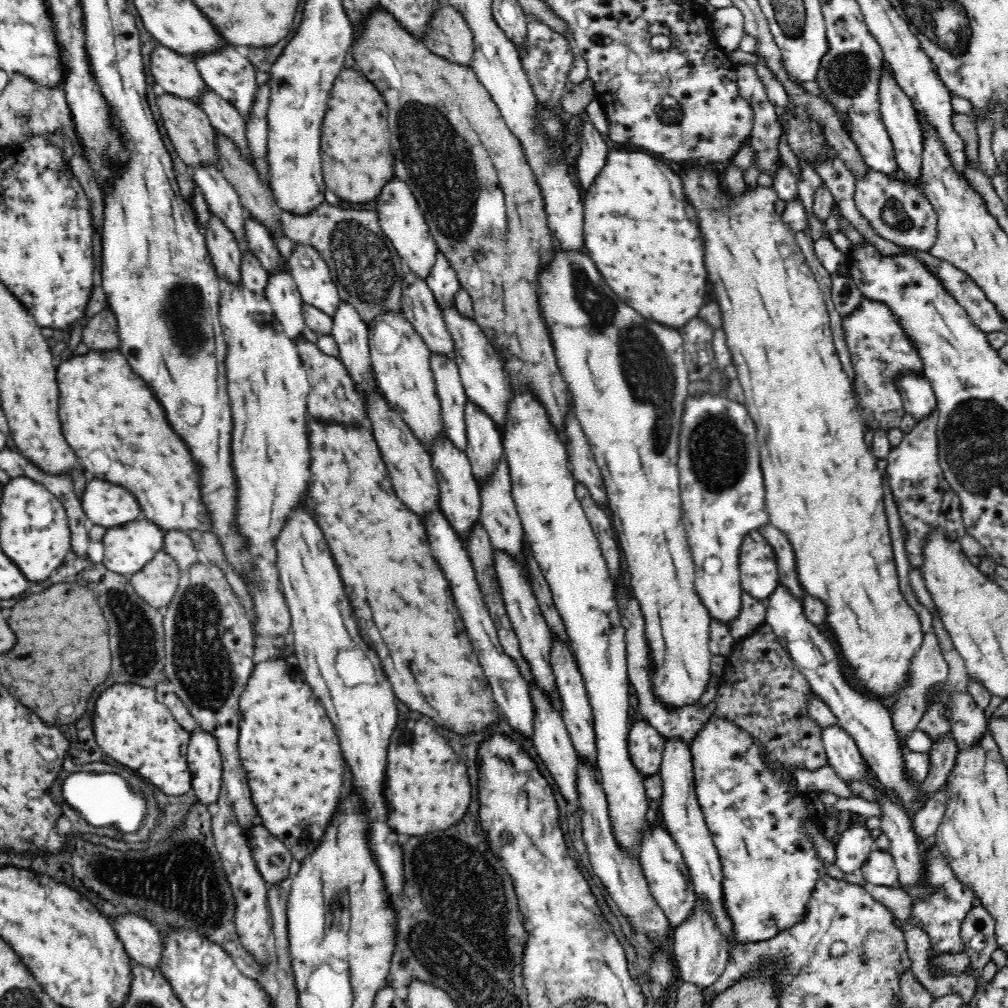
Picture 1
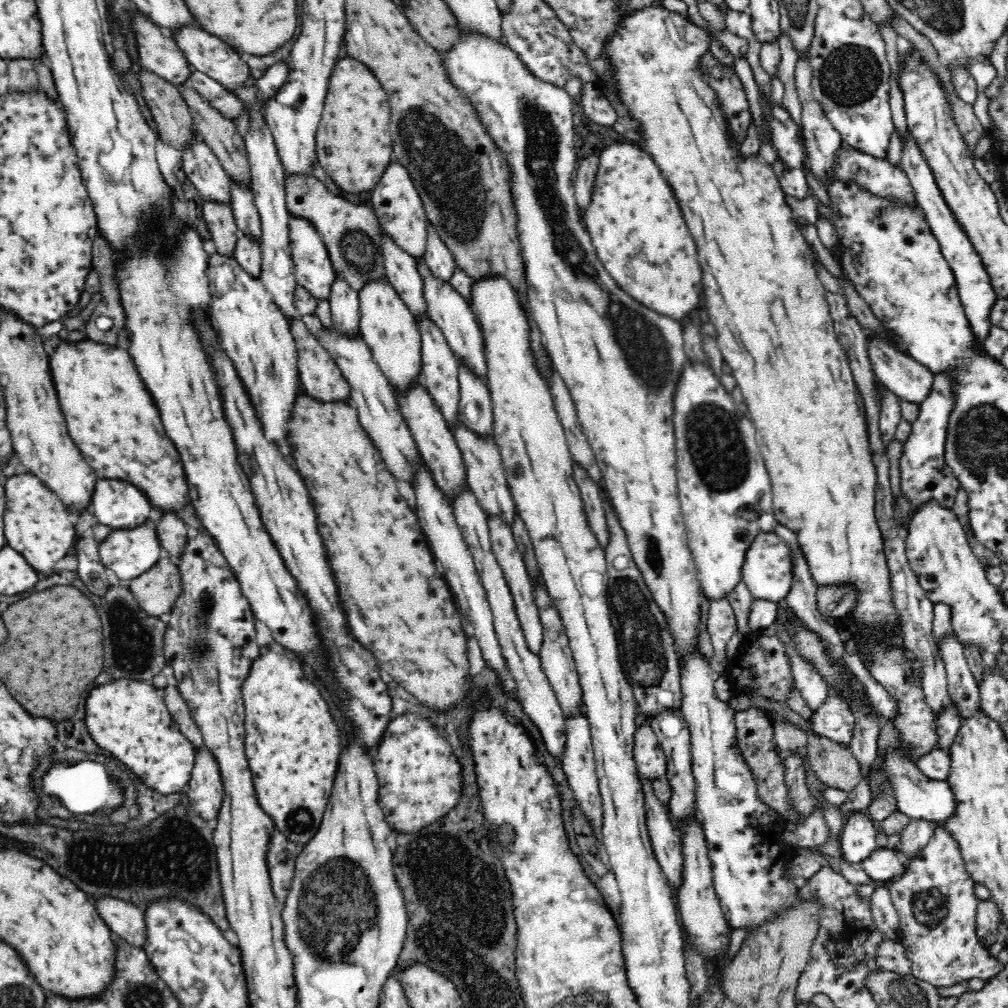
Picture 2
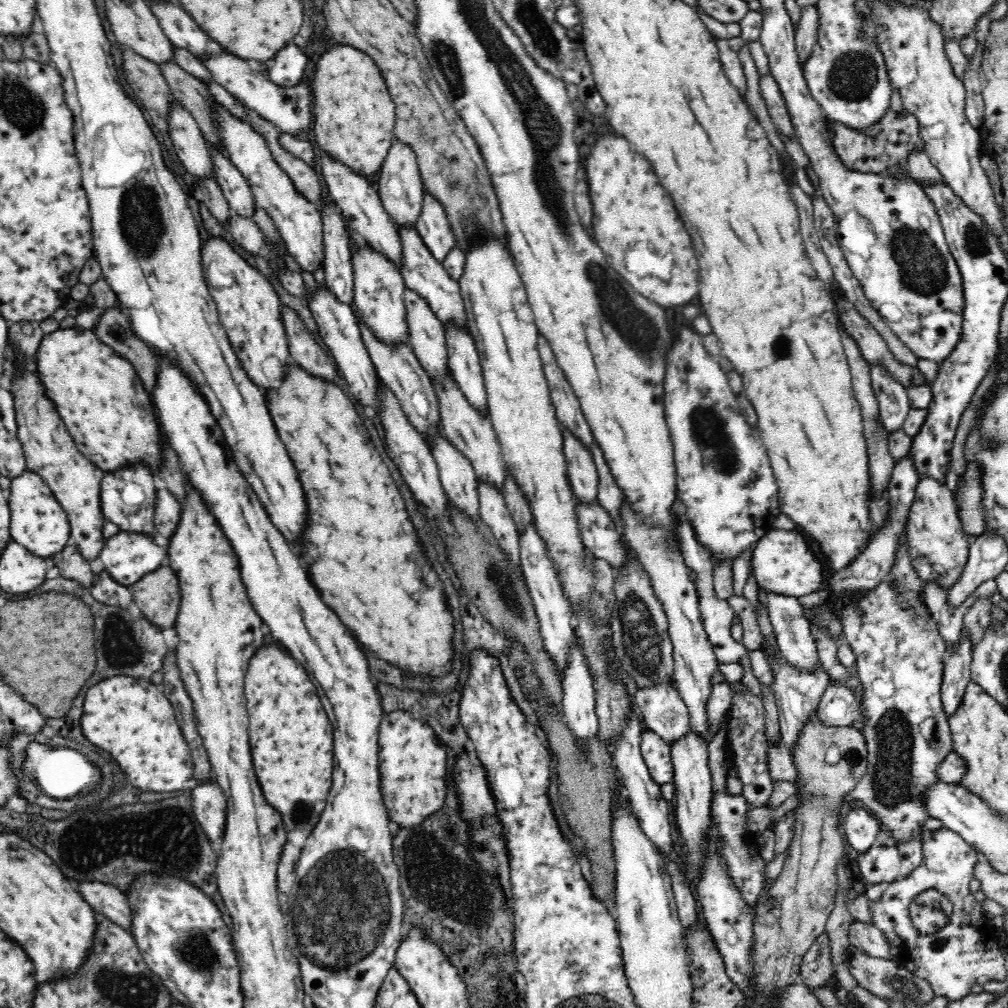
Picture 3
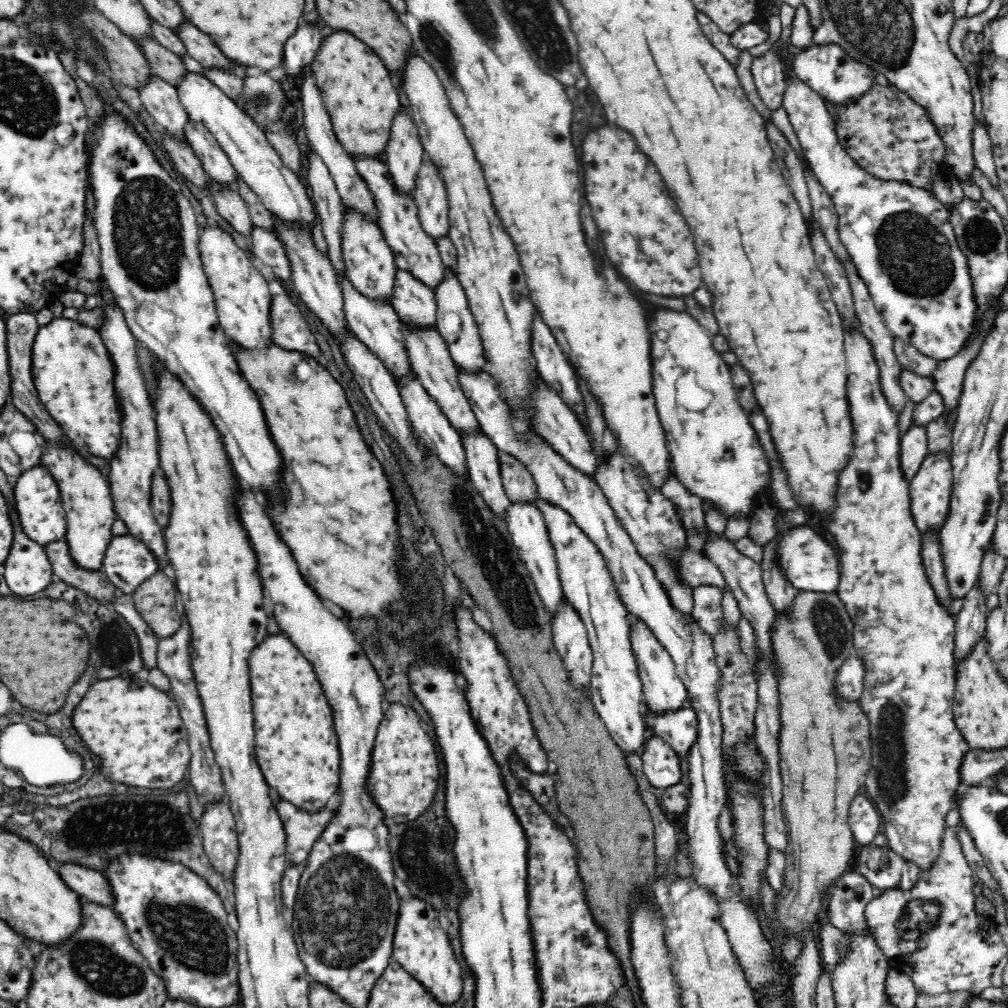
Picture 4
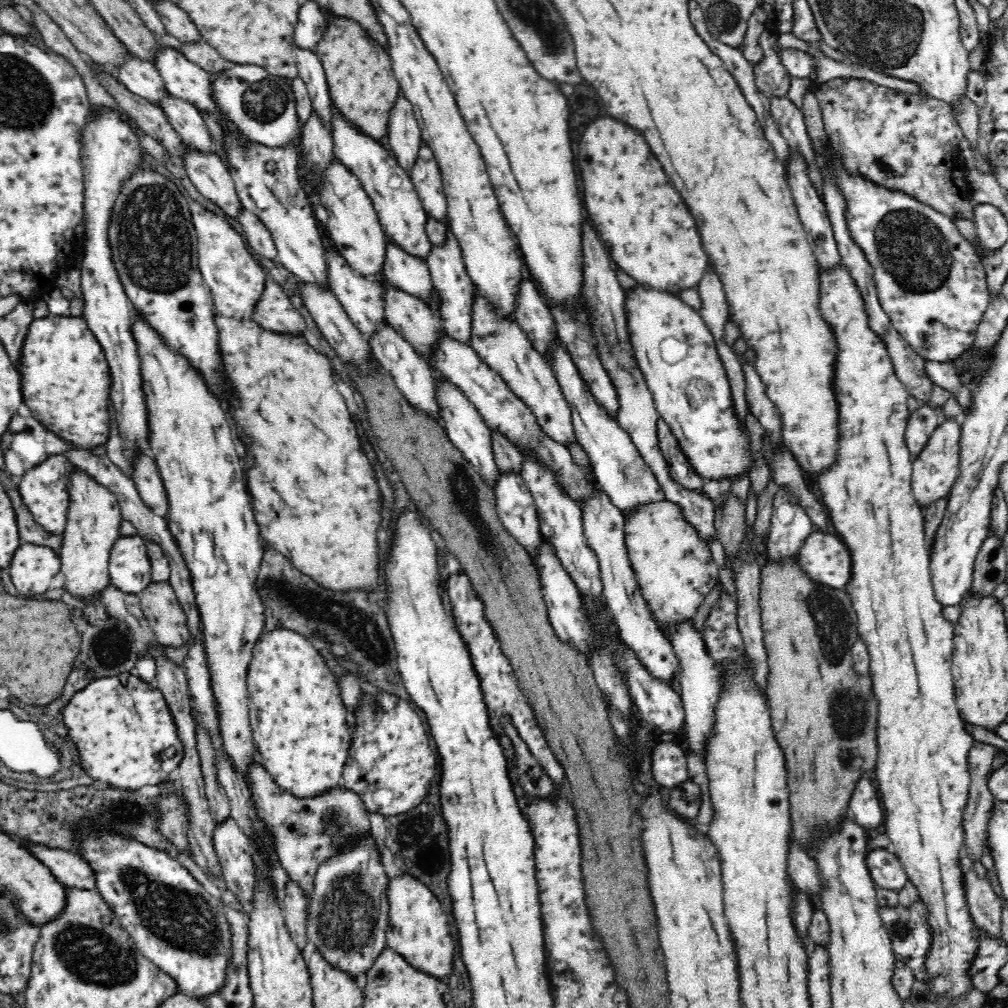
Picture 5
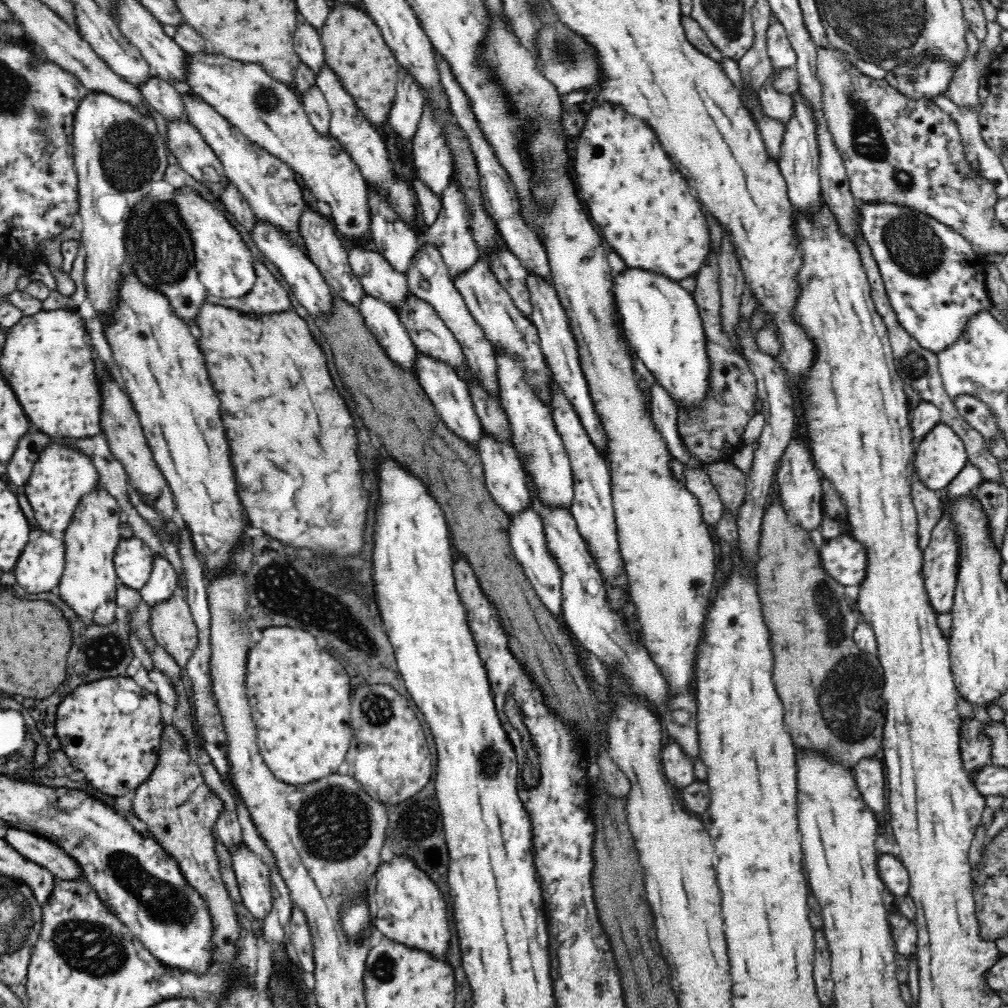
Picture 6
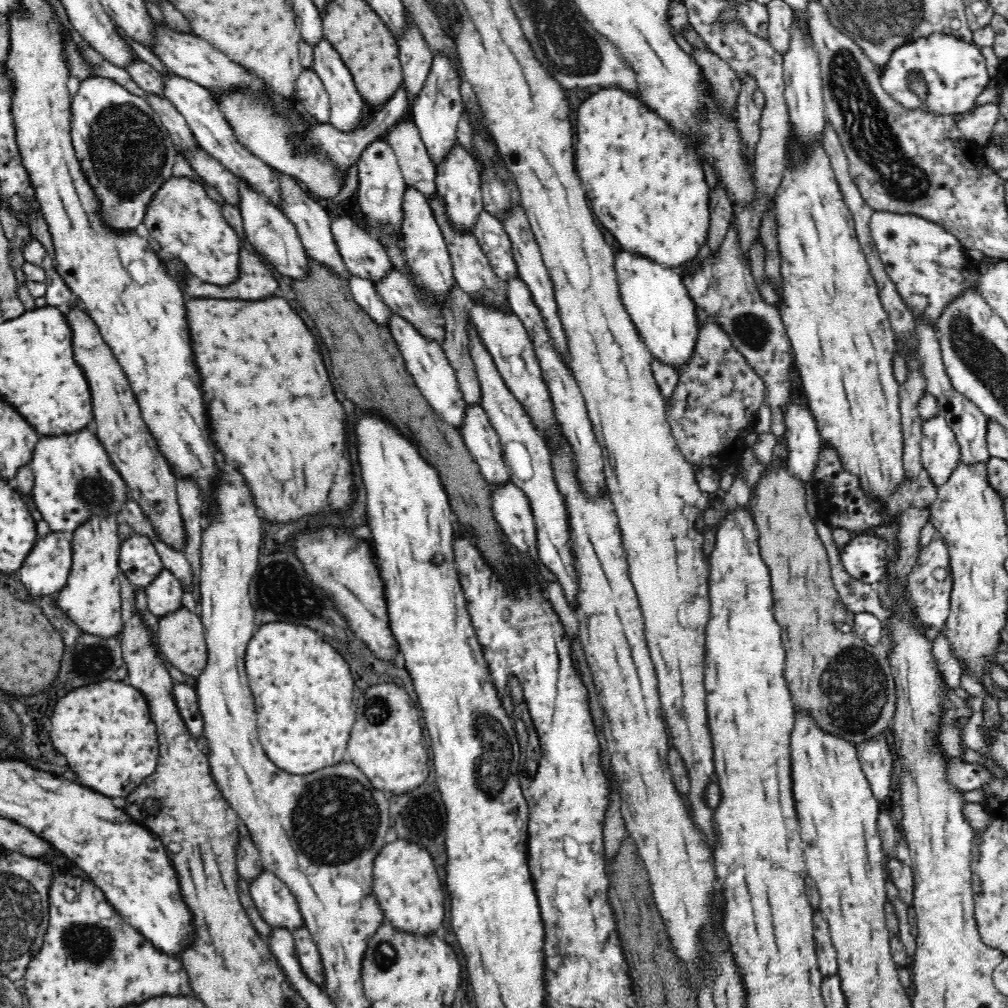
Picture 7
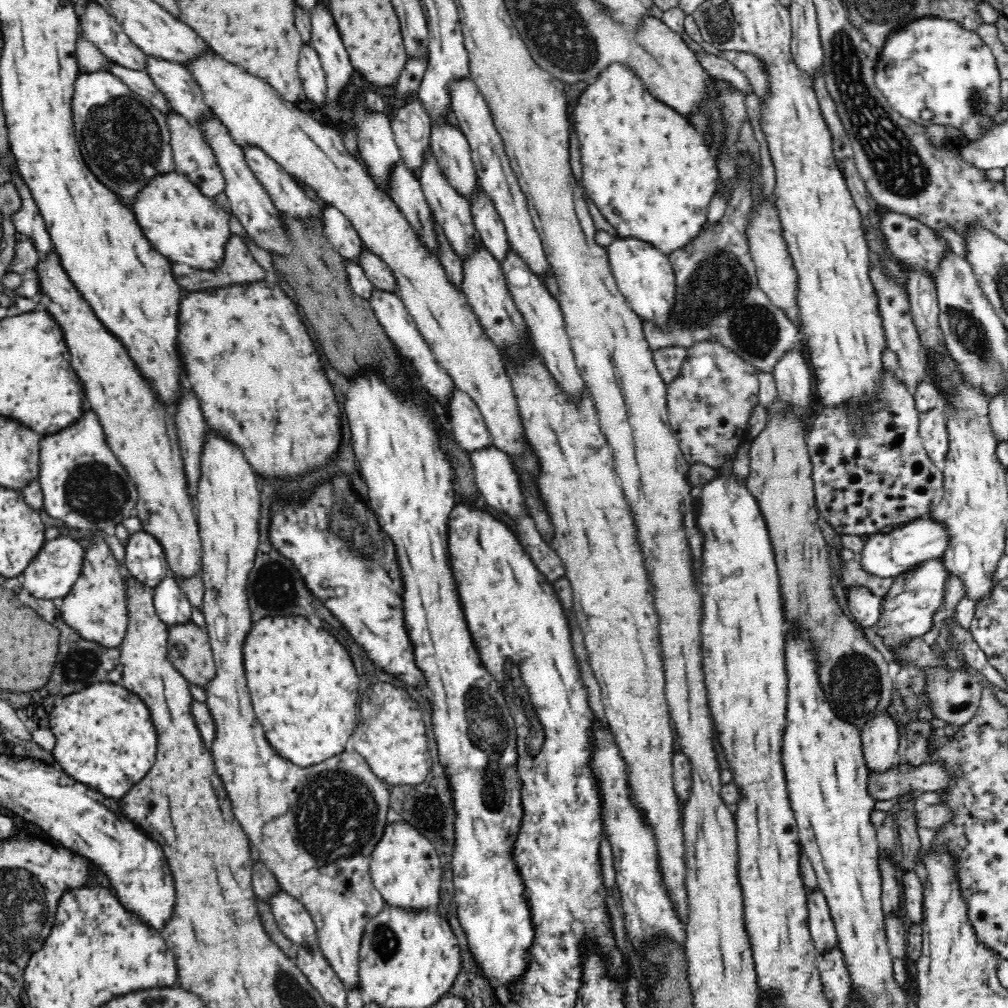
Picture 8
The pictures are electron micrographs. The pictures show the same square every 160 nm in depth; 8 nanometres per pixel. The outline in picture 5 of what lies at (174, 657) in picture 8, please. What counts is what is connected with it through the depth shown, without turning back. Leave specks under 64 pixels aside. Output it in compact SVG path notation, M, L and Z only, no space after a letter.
M168 582L160 585L149 585L140 598L140 604L146 615L150 628L156 634L157 641L165 648L180 649L180 646L190 642L190 627L182 606L179 606L177 596Z

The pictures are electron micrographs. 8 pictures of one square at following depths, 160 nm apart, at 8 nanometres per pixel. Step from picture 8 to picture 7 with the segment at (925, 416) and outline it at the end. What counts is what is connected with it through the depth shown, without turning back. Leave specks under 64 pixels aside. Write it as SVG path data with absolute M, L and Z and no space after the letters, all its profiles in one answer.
M944 415L922 421L919 447L923 468L939 488L948 481L961 458L959 442Z

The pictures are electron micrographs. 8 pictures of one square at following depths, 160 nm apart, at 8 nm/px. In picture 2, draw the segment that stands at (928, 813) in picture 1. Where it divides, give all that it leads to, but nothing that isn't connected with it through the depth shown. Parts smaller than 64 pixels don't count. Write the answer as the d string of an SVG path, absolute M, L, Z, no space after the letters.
M911 819L907 828L901 831L896 851L900 854L906 865L911 860L914 860L920 850L928 844L931 834L936 830L938 825L934 822Z

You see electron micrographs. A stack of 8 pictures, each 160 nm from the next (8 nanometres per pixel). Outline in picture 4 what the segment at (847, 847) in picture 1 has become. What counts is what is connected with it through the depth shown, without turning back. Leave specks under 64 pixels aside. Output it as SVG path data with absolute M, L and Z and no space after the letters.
M858 794L852 799L849 808L849 826L855 840L868 845L876 834L882 832L883 823L879 810L868 796Z

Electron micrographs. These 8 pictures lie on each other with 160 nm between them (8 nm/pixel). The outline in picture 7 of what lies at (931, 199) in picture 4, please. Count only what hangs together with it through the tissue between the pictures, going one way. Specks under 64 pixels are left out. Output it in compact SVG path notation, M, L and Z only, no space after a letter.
M876 211L869 228L886 271L914 318L920 315L935 324L947 302L969 284L976 286L978 263L968 258L956 236L944 231L942 226L914 214Z

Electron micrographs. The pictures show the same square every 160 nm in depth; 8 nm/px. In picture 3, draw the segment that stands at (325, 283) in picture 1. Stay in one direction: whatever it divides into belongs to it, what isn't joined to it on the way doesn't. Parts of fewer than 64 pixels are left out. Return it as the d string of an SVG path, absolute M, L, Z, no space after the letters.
M213 97L209 98L209 120L219 138L220 145L228 153L235 167L243 174L253 194L256 207L268 213L277 227L281 238L292 258L302 271L314 273L323 268L324 238L323 225L319 208L300 193L290 175L280 167L272 156L266 139L256 132L248 122L234 116L224 104Z

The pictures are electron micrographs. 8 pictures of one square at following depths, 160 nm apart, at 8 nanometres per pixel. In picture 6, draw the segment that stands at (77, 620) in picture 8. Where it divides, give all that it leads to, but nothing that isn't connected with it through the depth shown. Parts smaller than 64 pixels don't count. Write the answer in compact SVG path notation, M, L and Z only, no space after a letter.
M100 486L96 493L83 497L71 525L63 535L65 568L55 590L76 616L98 626L111 625L120 617L115 595L120 580L115 571L114 558L122 539L119 529L122 521L123 515L117 500Z

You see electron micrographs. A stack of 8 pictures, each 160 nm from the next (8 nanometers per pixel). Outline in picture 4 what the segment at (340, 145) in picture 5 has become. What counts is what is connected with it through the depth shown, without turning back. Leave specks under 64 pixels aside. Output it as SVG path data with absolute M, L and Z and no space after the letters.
M350 154L355 166L357 175L369 190L373 201L373 210L376 214L375 221L381 226L383 236L392 249L397 268L412 272L419 280L428 283L432 289L444 276L442 257L436 247L435 239L425 232L420 218L419 211L412 195L412 192L400 190L396 186L388 163L380 154Z

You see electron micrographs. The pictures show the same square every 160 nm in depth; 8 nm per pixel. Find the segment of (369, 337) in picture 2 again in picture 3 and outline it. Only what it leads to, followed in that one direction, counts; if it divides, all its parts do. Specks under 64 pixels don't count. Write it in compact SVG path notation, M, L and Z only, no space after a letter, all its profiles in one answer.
M359 239L360 246L351 249L354 274L353 301L377 336L385 342L408 342L403 303L405 282L392 259L380 253L367 241Z

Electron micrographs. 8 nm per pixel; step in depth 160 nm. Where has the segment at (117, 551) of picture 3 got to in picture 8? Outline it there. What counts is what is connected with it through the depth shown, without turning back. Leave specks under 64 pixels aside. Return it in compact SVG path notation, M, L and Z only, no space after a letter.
M144 530L135 532L125 546L125 566L129 573L149 588L170 576L166 553L156 537Z

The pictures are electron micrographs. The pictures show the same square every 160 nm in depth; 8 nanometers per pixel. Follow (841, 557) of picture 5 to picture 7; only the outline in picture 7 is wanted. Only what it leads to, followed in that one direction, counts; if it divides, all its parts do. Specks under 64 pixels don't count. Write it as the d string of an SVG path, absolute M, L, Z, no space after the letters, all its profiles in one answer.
M865 533L844 545L840 557L844 570L852 577L874 586L888 575L888 566L897 560L899 551L899 539L886 540L875 534Z

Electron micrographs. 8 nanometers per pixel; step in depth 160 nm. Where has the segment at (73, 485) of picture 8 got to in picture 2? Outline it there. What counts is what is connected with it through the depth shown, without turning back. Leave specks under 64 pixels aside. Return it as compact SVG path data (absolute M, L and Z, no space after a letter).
M30 472L10 476L4 484L6 490L6 540L20 551L36 571L50 574L59 560L66 556L75 542L74 524L63 502L35 474Z

